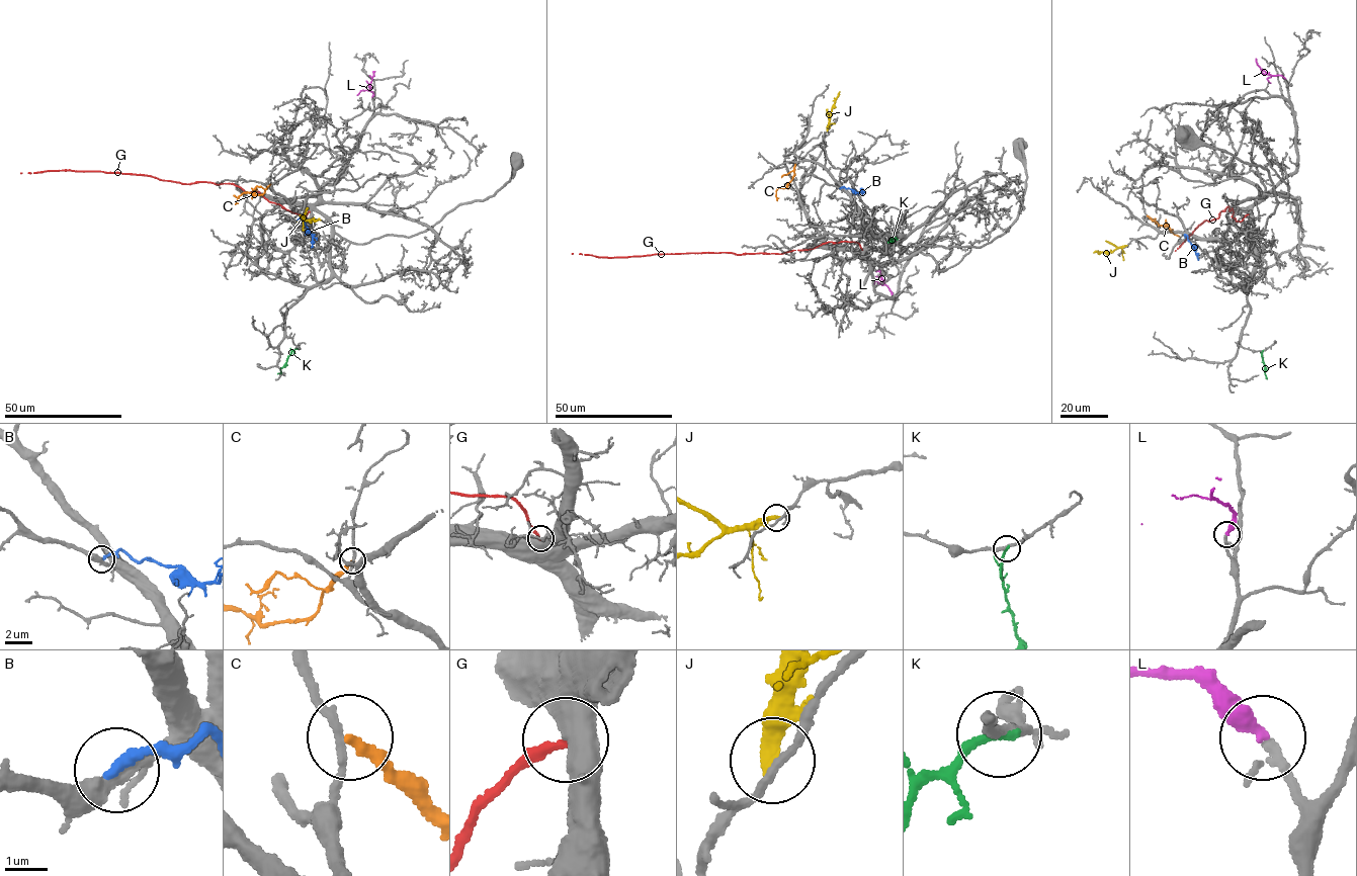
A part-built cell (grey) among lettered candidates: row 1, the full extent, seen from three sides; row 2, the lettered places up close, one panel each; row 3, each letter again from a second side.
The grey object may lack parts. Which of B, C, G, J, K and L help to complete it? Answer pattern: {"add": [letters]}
{"add": ["L"]}

